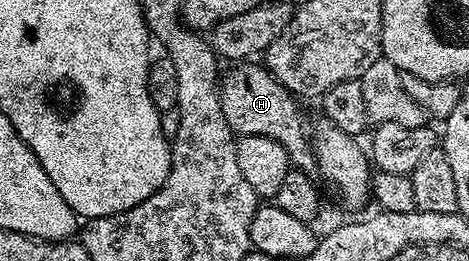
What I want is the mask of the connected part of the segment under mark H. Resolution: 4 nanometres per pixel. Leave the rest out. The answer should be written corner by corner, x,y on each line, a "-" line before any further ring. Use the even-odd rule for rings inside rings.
236,62
228,73
218,80
222,114
237,137
265,136
274,138
288,152
289,161
299,171
309,174
317,171
316,154
310,139
310,128
304,125
304,112
300,109
301,101
287,88
282,87
276,76
260,62

